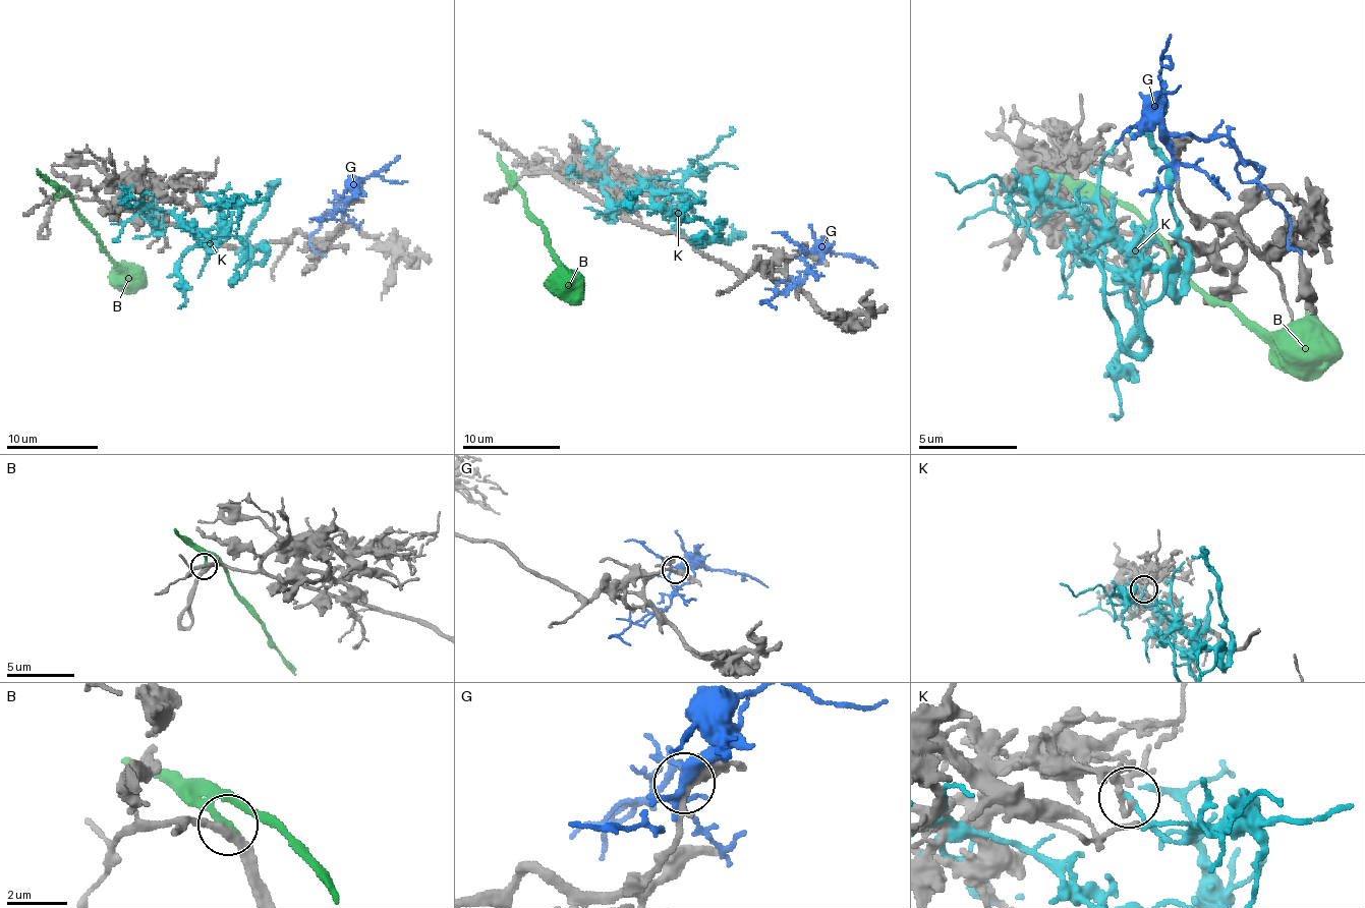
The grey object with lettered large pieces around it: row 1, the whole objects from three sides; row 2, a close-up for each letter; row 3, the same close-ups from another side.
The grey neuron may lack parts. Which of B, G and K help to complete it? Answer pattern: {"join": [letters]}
{"join": ["B"]}

